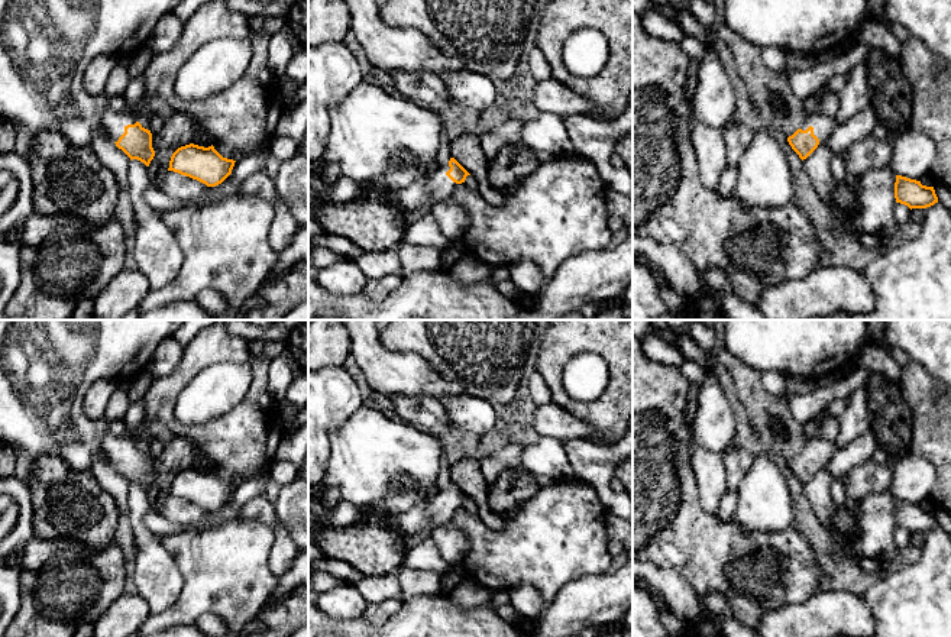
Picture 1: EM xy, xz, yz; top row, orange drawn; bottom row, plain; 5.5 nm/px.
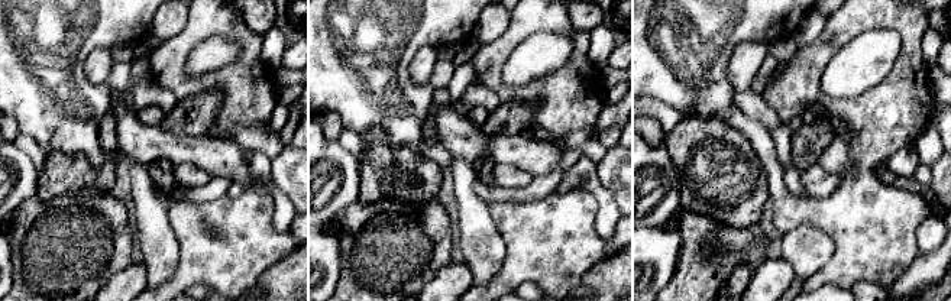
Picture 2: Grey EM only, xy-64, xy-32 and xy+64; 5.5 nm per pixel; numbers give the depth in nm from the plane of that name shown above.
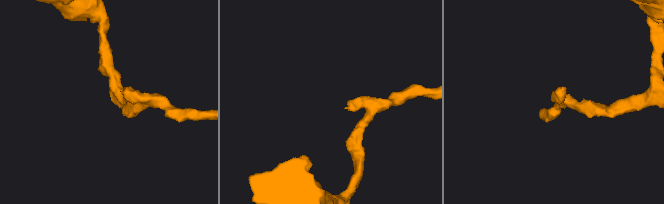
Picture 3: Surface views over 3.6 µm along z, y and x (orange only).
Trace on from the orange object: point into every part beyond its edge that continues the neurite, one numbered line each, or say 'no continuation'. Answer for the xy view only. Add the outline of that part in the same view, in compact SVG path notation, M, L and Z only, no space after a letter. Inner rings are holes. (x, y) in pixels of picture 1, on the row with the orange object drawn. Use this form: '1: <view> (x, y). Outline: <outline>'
1: xy (112, 122). Outline: M109 106L100 113L101 127L109 133L113 142L124 133L127 125L135 125L138 120L126 111L113 111Z

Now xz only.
1: xz (439, 186). Outline: M447 164L427 174L427 197L417 208L405 210L404 222L407 227L414 224L420 217L430 213L434 204L452 197L457 184L446 175L449 169L450 166Z

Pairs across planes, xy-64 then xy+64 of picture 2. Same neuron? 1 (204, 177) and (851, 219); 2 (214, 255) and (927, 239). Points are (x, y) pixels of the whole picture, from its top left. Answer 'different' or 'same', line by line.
1: different
2: different

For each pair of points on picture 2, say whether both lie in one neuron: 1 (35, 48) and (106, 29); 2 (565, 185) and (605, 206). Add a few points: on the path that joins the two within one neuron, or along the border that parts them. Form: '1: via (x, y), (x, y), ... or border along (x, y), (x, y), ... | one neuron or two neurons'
1: via (52, 31), (89, 29) | one neuron
2: via (576, 183), (589, 183), (601, 194) | one neuron

